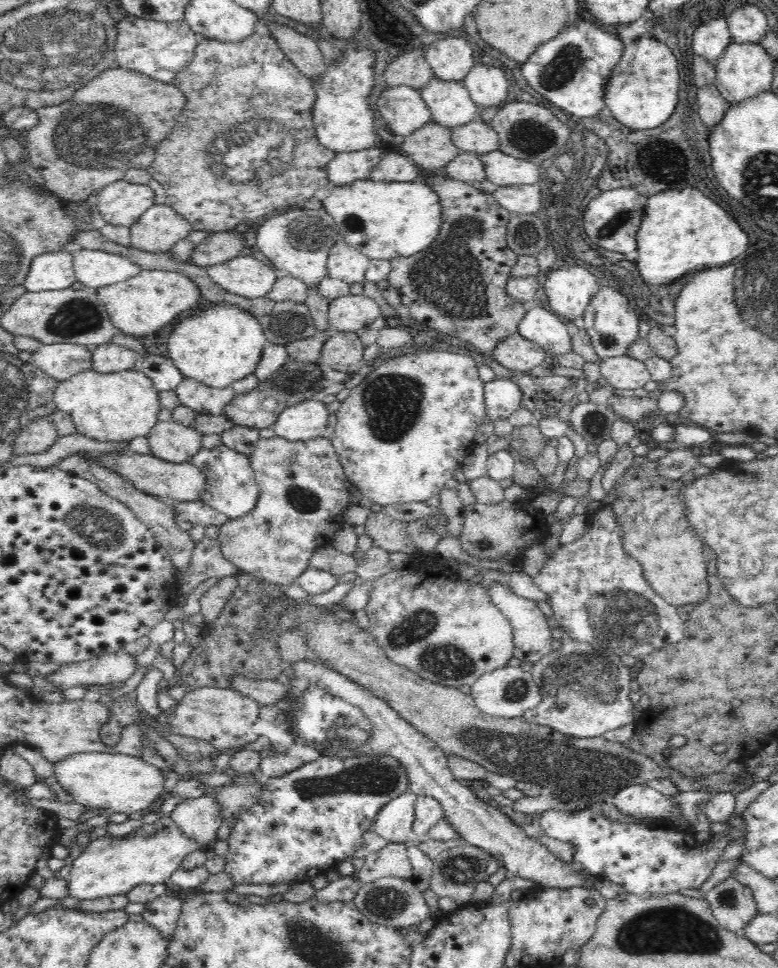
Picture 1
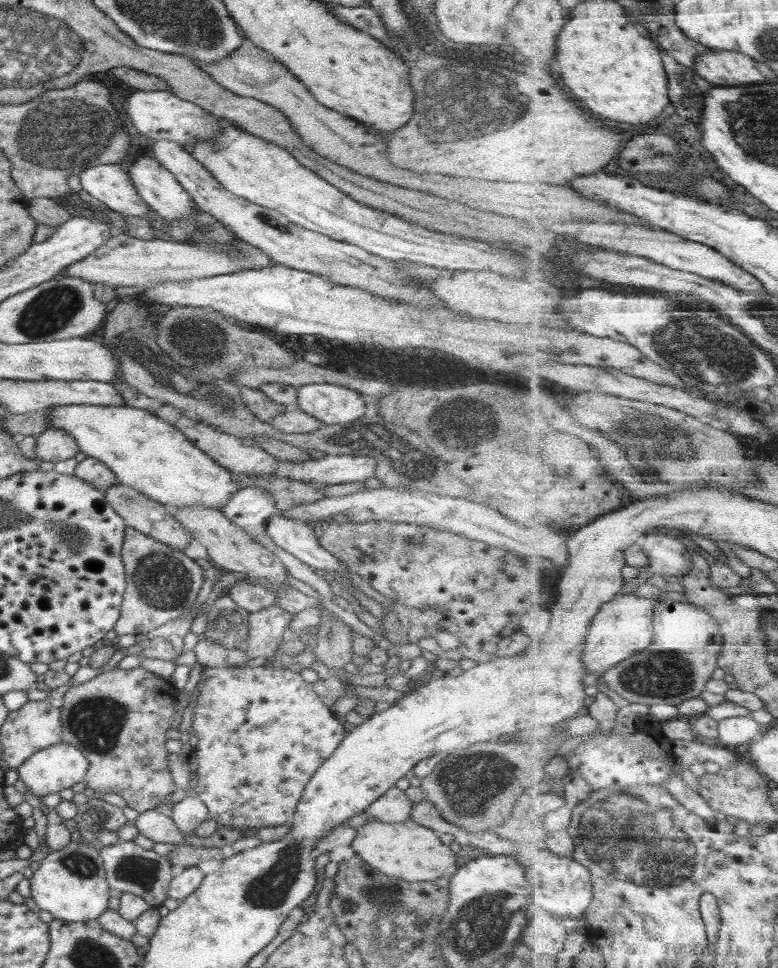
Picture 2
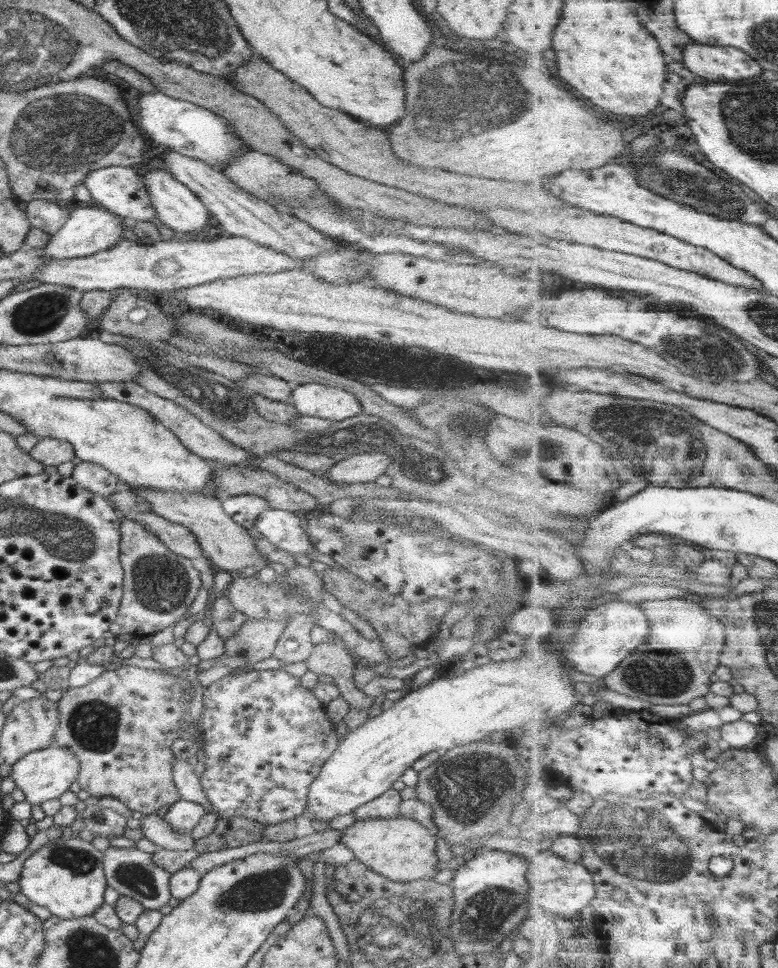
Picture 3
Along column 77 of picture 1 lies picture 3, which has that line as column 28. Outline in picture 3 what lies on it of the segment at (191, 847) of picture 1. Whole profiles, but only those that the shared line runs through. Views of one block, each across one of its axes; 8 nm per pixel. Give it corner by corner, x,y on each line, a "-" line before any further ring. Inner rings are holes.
79,837
52,840
24,860
18,883
20,893
58,918
74,920
93,916
105,904
107,880
103,871
103,852

